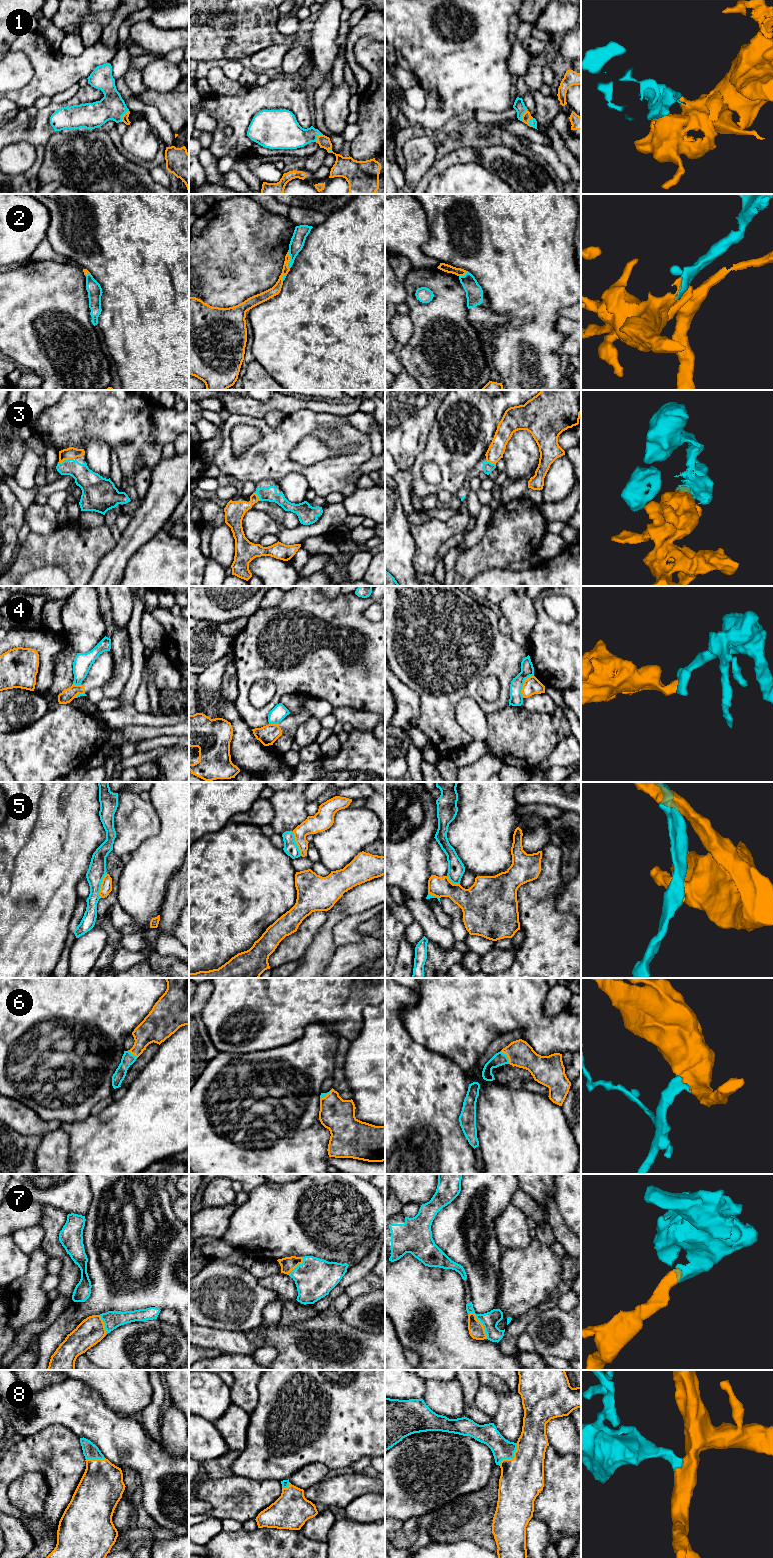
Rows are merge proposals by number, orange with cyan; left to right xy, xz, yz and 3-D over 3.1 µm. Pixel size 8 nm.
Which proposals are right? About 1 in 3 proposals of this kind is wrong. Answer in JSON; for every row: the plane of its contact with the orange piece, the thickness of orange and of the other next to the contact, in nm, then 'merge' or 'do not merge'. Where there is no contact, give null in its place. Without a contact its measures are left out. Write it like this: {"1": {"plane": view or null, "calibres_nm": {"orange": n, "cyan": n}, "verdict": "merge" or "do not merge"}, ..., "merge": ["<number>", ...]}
{"1": {"plane": "yz", "calibres_nm": {"orange": 70, "cyan": 60}, "verdict": "merge"}, "2": {"plane": "xz", "calibres_nm": {"orange": 70, "cyan": 110}, "verdict": "do not merge"}, "3": {"plane": "xy", "calibres_nm": {"orange": 100, "cyan": 170}, "verdict": "merge"}, "4": {"plane": "yz", "calibres_nm": {"orange": 140, "cyan": 110}, "verdict": "do not merge"}, "5": {"plane": "xz", "calibres_nm": {"orange": 150, "cyan": 110}, "verdict": "do not merge"}, "6": {"plane": "yz", "calibres_nm": {"orange": 200, "cyan": 110}, "verdict": "merge"}, "7": {"plane": "yz", "calibres_nm": {"orange": 130, "cyan": 140}, "verdict": "merge"}, "8": {"plane": "yz", "calibres_nm": {"orange": 360, "cyan": 160}, "verdict": "merge"}, "merge": ["1", "3", "6", "7", "8"]}

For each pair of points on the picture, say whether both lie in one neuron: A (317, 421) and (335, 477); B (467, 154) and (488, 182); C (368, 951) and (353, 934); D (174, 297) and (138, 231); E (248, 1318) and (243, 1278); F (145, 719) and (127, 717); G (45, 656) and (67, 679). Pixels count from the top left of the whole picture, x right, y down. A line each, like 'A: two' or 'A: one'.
A: one
B: two
C: two
D: one
E: one
F: one
G: two

